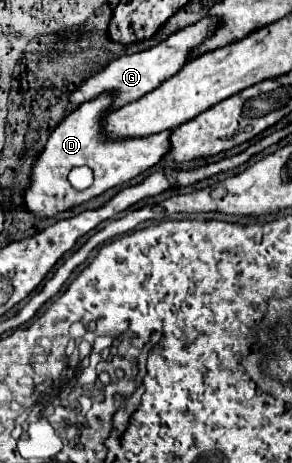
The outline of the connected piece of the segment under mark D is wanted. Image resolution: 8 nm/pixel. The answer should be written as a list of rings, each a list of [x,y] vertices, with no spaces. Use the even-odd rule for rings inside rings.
[[[99,94],[93,100],[83,102],[53,130],[53,134],[49,136],[43,152],[39,154],[33,166],[31,186],[25,192],[25,206],[35,216],[41,216],[41,218],[55,216],[57,212],[83,204],[117,184],[129,182],[137,174],[157,164],[163,158],[163,154],[171,150],[171,140],[169,140],[171,130],[151,134],[145,138],[107,138],[103,134],[103,120],[109,116],[113,100],[115,100],[115,94]],[[75,166],[89,166],[95,174],[93,186],[87,188],[85,192],[73,190],[73,186],[67,180],[69,170]]]

